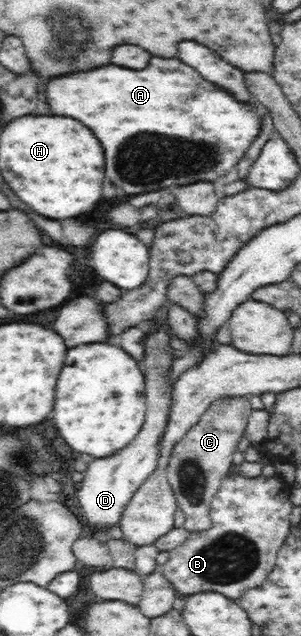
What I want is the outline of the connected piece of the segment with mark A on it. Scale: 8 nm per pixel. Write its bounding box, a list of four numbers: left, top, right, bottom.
[46,57,263,198]

